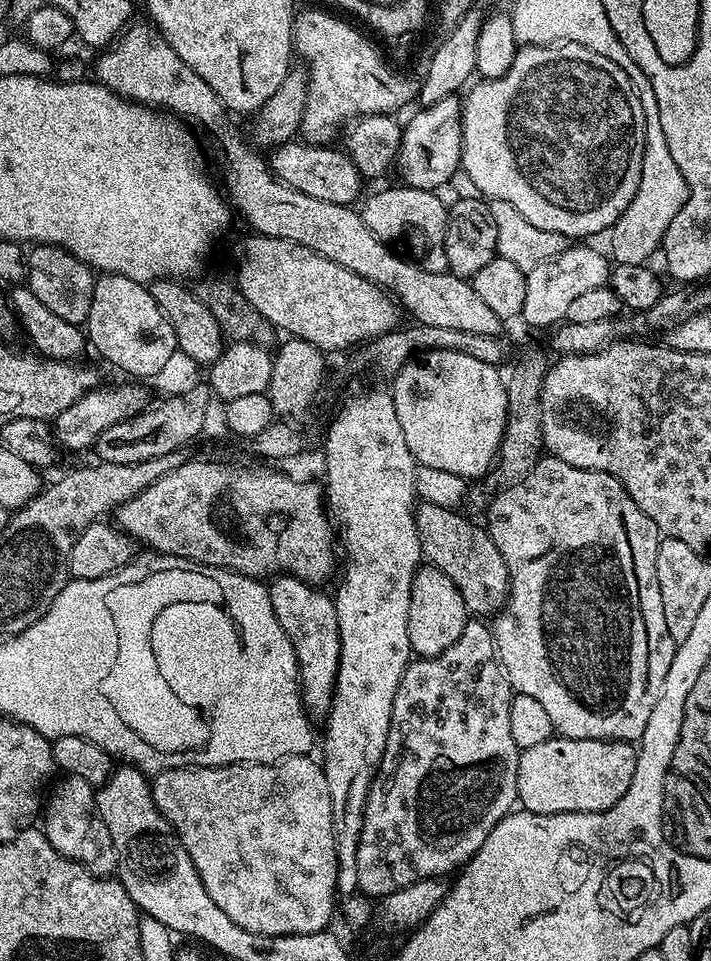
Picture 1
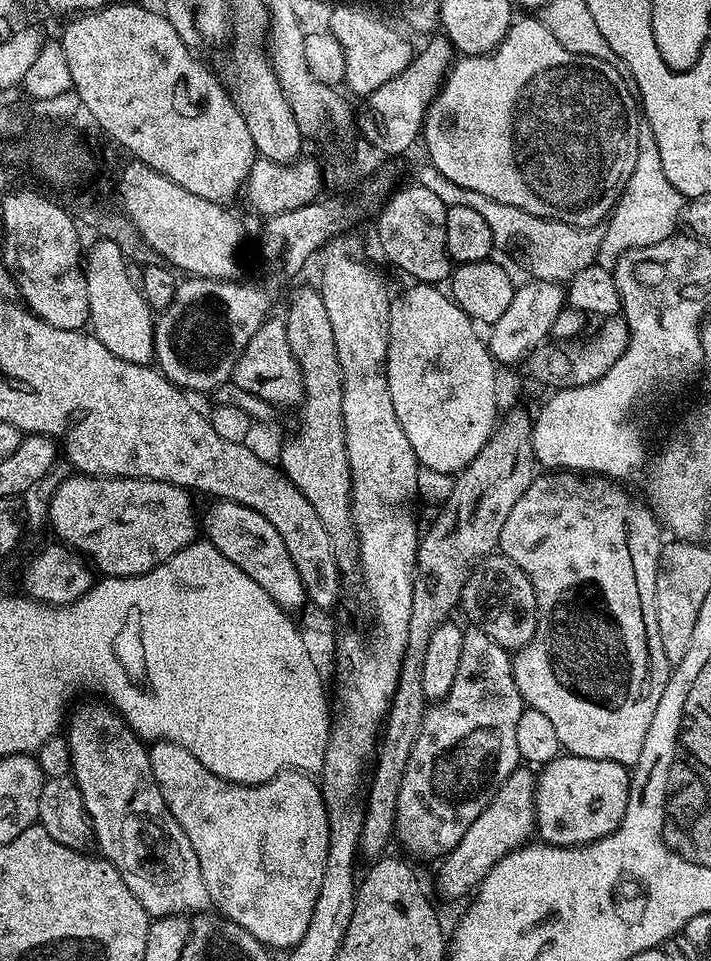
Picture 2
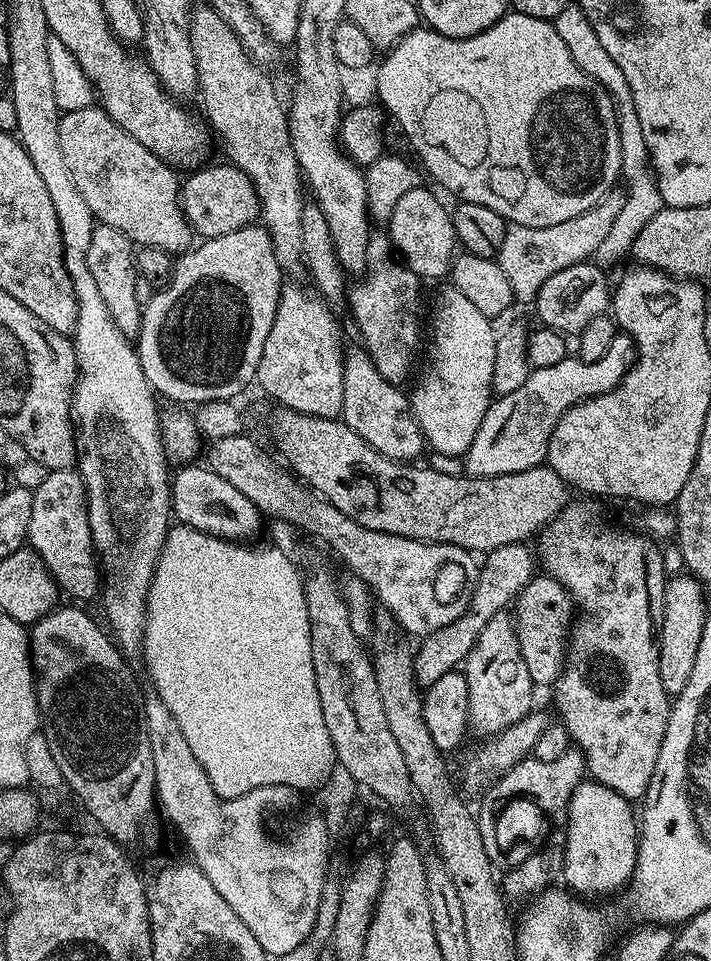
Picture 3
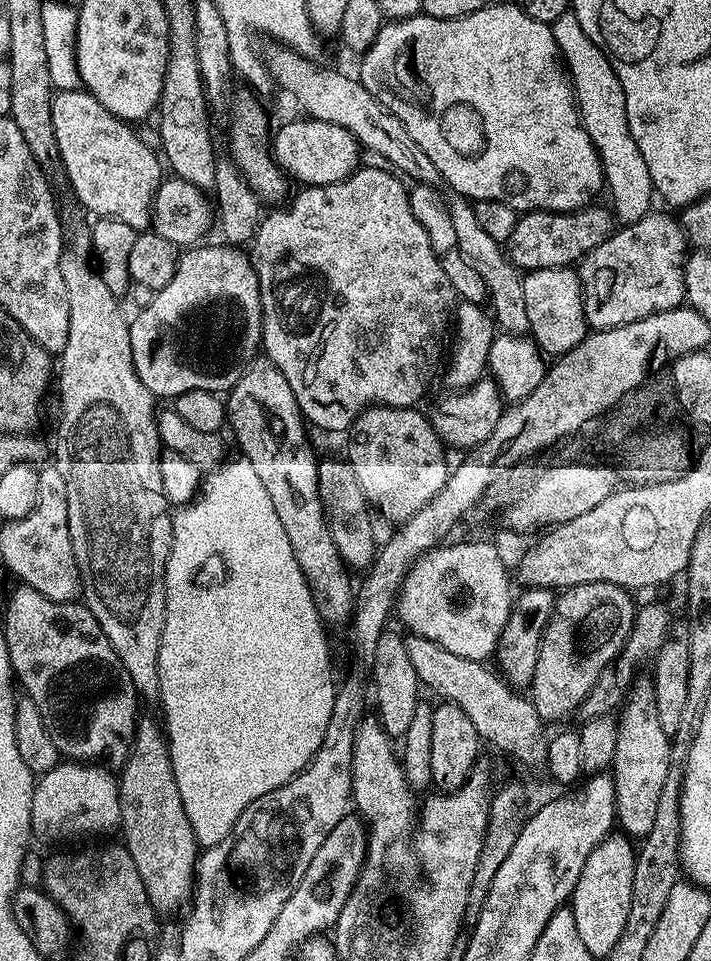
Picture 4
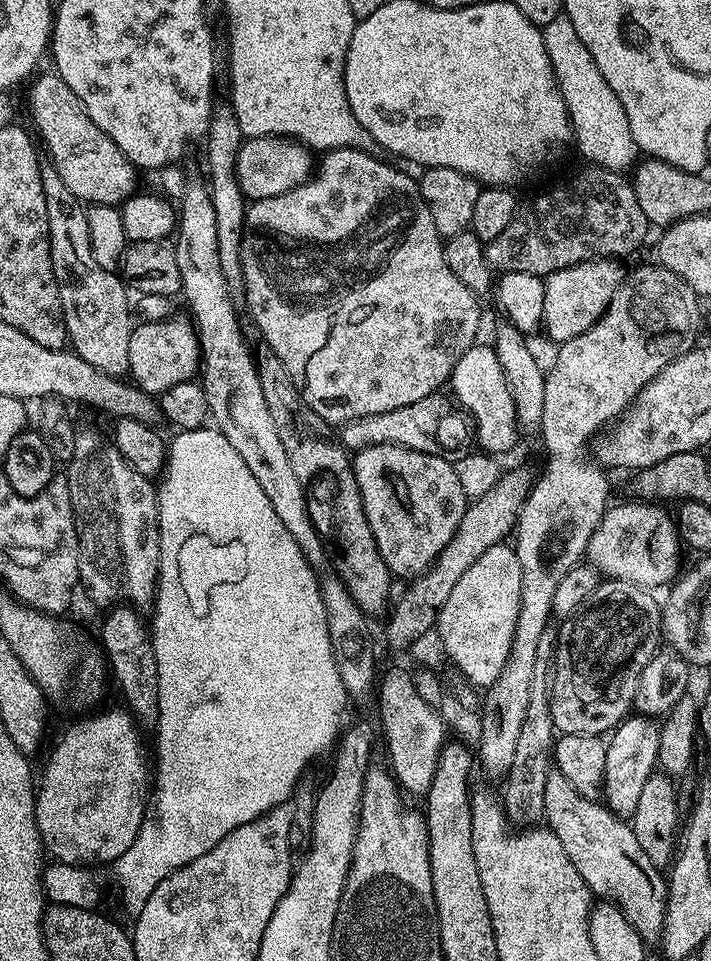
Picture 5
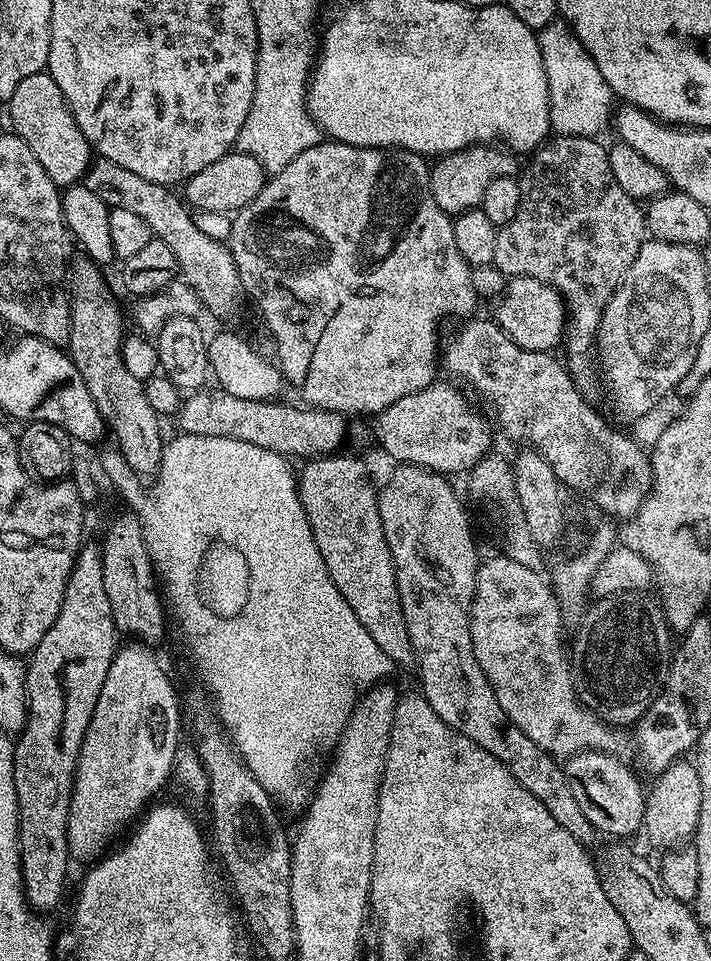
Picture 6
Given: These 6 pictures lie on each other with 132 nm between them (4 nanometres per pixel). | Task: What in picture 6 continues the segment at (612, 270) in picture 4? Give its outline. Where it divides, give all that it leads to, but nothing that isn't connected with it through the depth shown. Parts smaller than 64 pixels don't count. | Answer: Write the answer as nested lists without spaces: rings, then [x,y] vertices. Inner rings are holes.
[[[525,276],[511,277],[511,279],[505,283],[503,293],[499,299],[495,301],[495,304],[496,313],[494,313],[494,319],[498,327],[500,327],[515,344],[522,346],[526,350],[552,352],[553,349],[555,349],[555,344],[557,347],[566,334],[566,315],[564,316],[566,301],[558,290],[548,284],[538,282],[538,278],[526,278]]]

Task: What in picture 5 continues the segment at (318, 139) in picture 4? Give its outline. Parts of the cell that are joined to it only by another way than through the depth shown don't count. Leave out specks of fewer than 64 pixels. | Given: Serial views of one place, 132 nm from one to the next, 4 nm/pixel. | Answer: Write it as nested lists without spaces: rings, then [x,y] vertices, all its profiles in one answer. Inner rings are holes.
[[[287,136],[247,137],[240,145],[235,162],[234,172],[239,188],[249,201],[286,194],[308,183],[314,171],[312,156],[306,145],[298,140],[289,140]]]

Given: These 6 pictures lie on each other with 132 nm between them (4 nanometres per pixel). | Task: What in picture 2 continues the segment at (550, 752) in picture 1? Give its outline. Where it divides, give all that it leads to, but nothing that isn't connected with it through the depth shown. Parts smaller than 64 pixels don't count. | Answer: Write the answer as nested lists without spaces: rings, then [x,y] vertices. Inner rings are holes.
[[[567,754],[556,756],[548,764],[543,765],[536,776],[536,827],[538,829],[539,839],[546,844],[557,844],[559,848],[574,848],[577,844],[593,844],[594,841],[608,836],[622,822],[622,818],[626,814],[629,783],[629,769],[618,762],[610,762],[602,758],[582,758],[581,756],[570,756]]]

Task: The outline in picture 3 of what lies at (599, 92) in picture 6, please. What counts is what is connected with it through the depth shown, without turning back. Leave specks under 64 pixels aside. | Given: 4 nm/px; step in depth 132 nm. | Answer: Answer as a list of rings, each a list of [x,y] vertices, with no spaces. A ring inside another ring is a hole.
[[[569,2],[555,18],[555,26],[558,30],[558,38],[566,42],[566,50],[570,50],[570,58],[578,62],[578,66],[587,76],[594,77],[603,88],[607,88],[612,103],[616,105],[616,121],[620,127],[620,145],[622,146],[622,162],[620,170],[623,183],[626,185],[628,197],[626,206],[619,212],[618,218],[614,221],[614,226],[610,229],[610,234],[599,243],[594,255],[594,263],[605,270],[611,270],[623,256],[627,257],[632,248],[634,238],[658,214],[662,206],[660,191],[656,185],[653,173],[650,171],[650,157],[646,150],[646,138],[642,138],[642,126],[638,126],[638,114],[634,110],[634,98],[630,86],[626,82],[626,74],[622,74],[622,66],[606,54],[602,47],[602,41],[598,34],[594,34],[594,26],[590,26],[590,18],[581,10],[579,3]]]

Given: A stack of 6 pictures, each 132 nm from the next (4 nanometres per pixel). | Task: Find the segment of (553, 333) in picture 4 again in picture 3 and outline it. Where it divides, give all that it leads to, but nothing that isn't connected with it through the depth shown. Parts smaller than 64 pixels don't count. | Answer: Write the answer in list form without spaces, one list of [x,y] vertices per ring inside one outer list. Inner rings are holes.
[[[584,261],[550,276],[539,289],[534,306],[545,327],[571,336],[582,331],[594,316],[603,315],[611,303],[610,282],[606,280],[605,269],[594,262]]]

